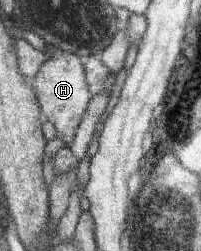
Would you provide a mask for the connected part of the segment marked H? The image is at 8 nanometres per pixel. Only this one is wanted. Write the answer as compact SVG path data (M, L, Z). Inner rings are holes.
M46 44L42 52L49 58L39 68L35 80L40 111L55 126L57 138L61 138L66 147L70 149L83 113L87 110L87 104L92 98L87 86L84 66L81 65L81 59L73 51L62 51L60 48Z

